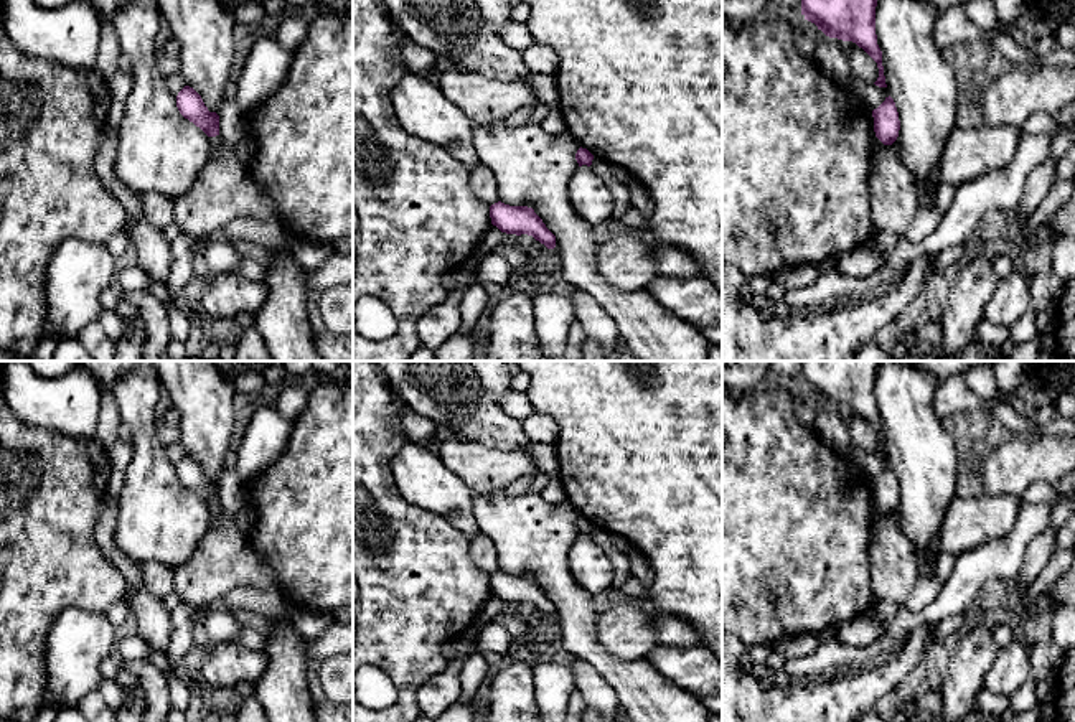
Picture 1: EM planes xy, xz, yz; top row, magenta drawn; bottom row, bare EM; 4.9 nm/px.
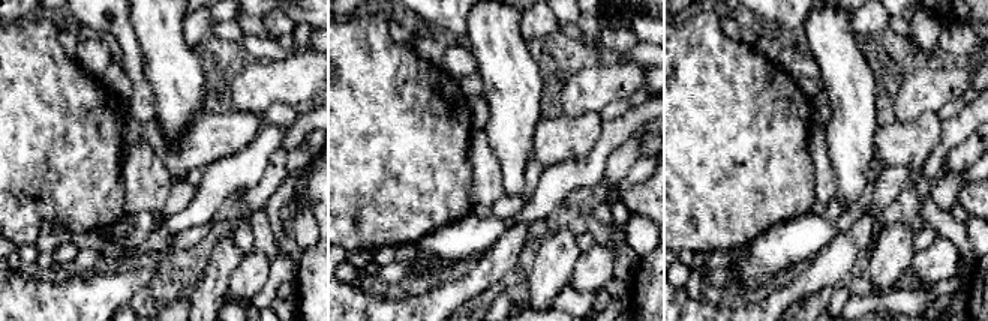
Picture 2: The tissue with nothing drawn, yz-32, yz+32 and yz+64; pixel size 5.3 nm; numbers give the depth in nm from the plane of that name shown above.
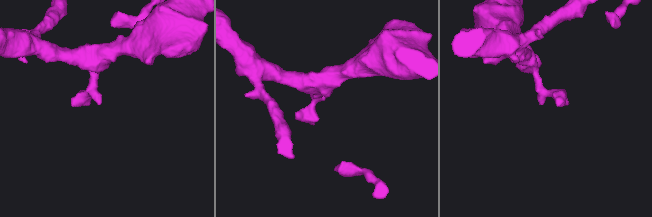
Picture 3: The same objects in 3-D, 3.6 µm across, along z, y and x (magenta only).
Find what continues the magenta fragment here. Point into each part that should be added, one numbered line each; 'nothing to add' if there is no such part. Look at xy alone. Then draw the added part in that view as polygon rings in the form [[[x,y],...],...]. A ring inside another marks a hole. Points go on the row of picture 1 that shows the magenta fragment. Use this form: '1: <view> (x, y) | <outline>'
nothing to add

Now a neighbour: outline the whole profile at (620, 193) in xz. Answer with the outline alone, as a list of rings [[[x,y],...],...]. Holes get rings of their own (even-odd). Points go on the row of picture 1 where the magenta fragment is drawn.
[[[600,160],[599,163],[592,163],[590,168],[610,188],[612,196],[613,196],[613,203],[615,203],[613,216],[612,218],[620,221],[622,216],[631,206],[630,204],[630,191],[628,191],[628,188],[615,180],[610,163]]]

